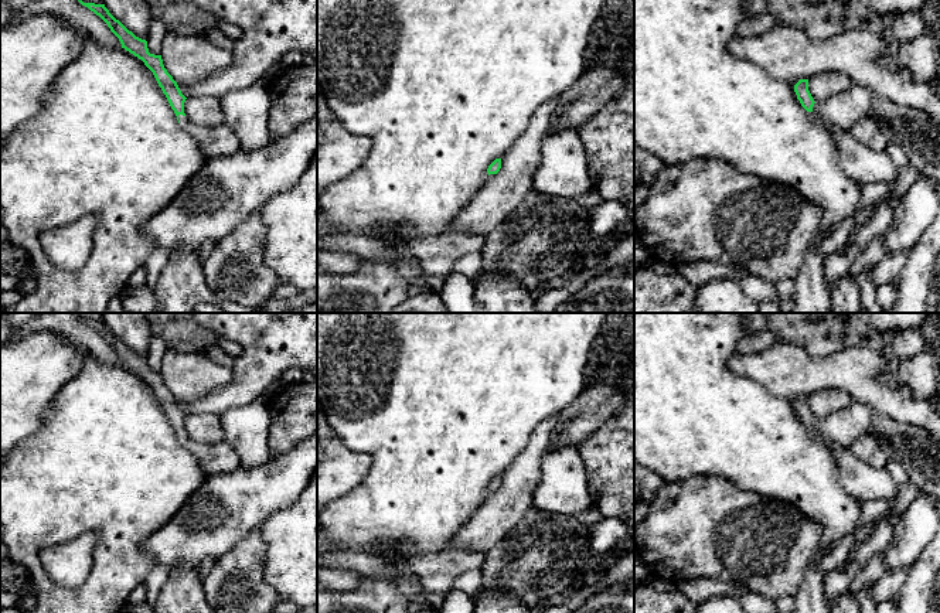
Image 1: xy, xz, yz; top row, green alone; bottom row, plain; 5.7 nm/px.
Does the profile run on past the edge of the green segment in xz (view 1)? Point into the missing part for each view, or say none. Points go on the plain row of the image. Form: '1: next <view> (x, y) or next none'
1: next none

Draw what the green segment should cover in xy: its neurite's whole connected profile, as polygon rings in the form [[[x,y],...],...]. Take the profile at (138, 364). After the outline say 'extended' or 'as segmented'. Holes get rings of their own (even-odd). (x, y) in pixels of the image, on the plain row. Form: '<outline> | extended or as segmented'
[[[82,317],[78,319],[99,333],[108,341],[110,348],[119,355],[122,365],[142,377],[153,389],[159,403],[174,428],[181,446],[188,449],[197,457],[207,477],[241,467],[238,453],[227,442],[222,440],[217,445],[202,445],[187,437],[184,430],[184,419],[187,415],[181,411],[177,399],[164,385],[161,372],[149,369],[146,357],[142,357],[129,348],[109,330],[105,321],[84,320]]] | extended

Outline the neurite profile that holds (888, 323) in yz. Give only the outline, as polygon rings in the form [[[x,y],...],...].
[[[855,313],[873,328],[890,337],[903,330],[919,328],[930,313]]]

